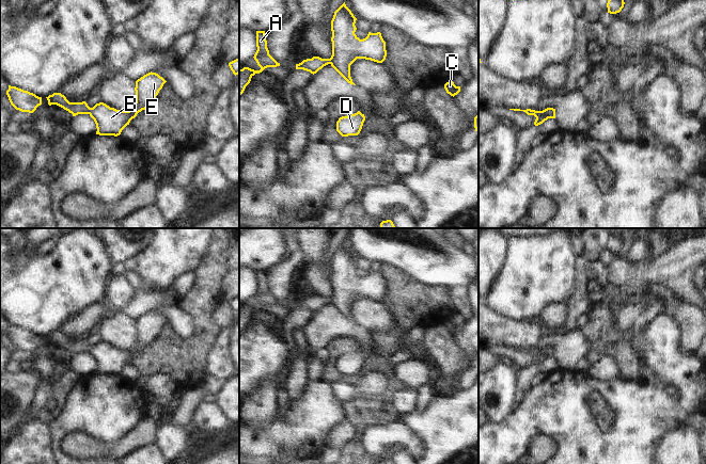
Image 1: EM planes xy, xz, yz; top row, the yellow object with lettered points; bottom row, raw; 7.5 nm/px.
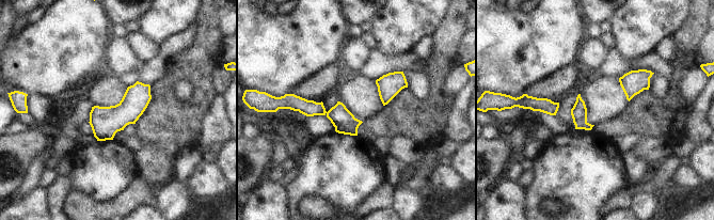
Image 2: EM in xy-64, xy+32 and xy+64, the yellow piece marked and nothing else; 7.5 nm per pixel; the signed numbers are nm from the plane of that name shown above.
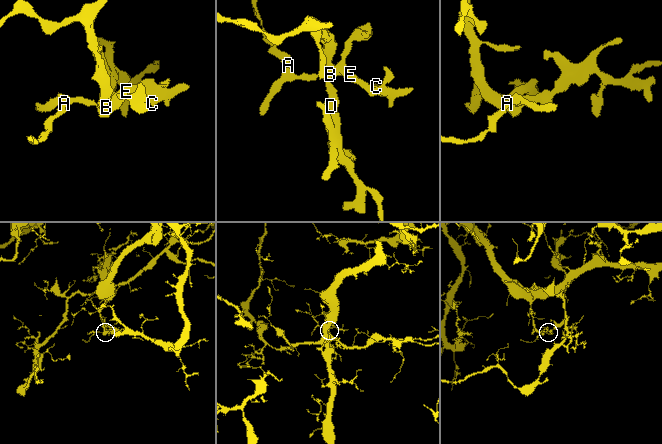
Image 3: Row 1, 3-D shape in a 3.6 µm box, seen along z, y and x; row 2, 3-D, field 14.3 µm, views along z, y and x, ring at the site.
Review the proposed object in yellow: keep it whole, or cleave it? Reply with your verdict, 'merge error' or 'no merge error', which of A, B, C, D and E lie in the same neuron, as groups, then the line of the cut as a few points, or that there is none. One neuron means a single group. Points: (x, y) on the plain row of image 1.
no merge error; groups A B C D E; cut none

